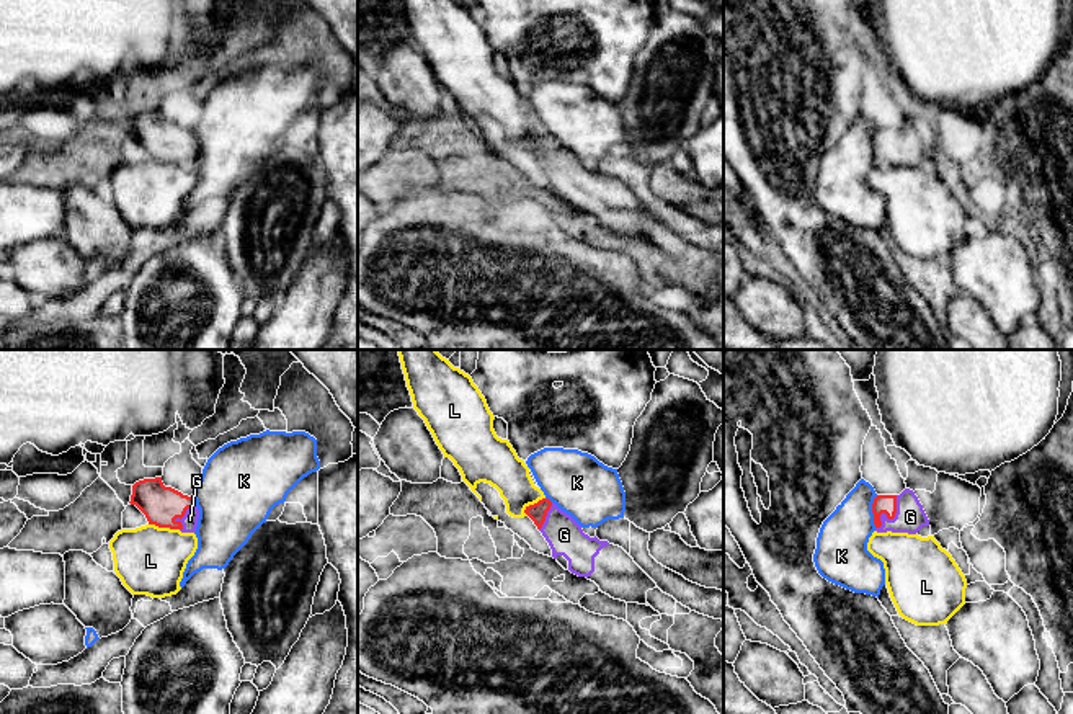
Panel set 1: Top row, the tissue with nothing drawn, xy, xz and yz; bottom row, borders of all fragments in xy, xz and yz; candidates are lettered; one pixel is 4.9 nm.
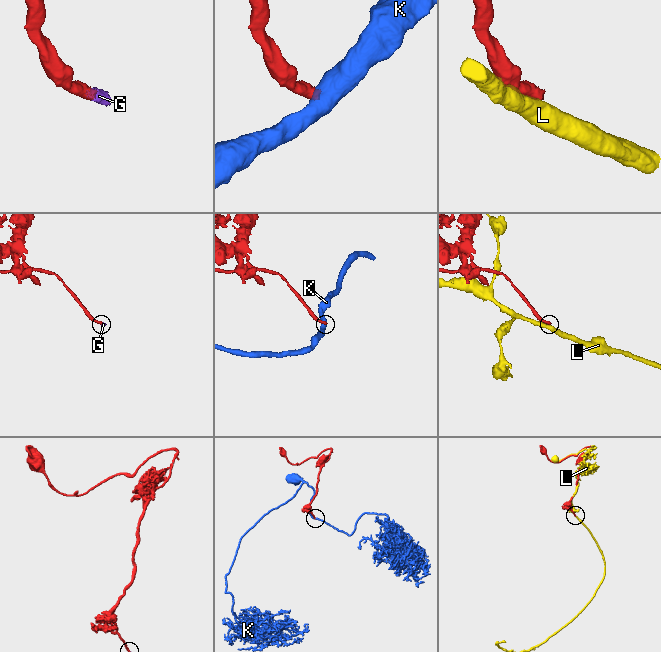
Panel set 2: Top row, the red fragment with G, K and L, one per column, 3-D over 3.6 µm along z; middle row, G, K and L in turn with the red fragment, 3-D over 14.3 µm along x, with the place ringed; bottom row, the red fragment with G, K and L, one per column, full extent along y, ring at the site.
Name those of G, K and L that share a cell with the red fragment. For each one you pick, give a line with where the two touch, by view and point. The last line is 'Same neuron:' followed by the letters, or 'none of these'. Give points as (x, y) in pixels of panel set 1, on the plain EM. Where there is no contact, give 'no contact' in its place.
G: contact yz (890, 152)
Same neuron: G

